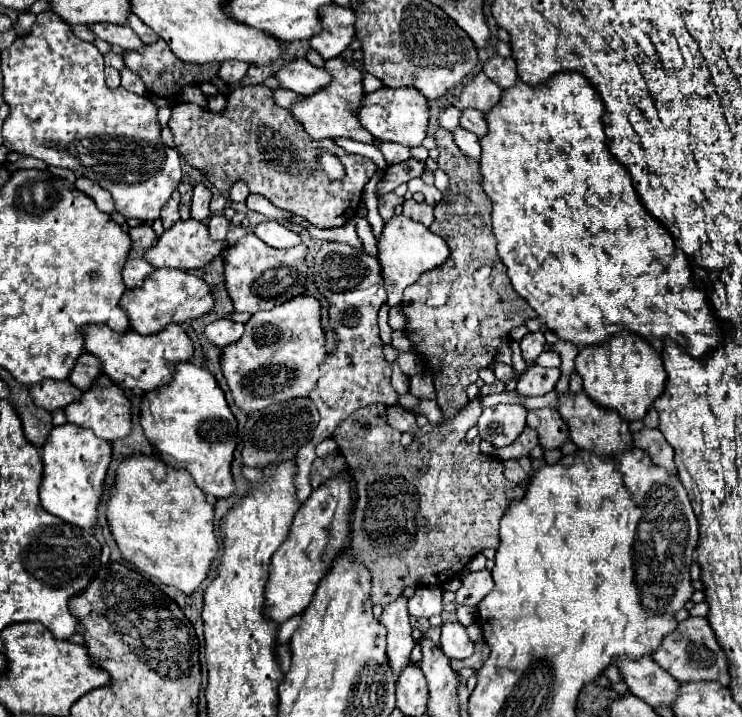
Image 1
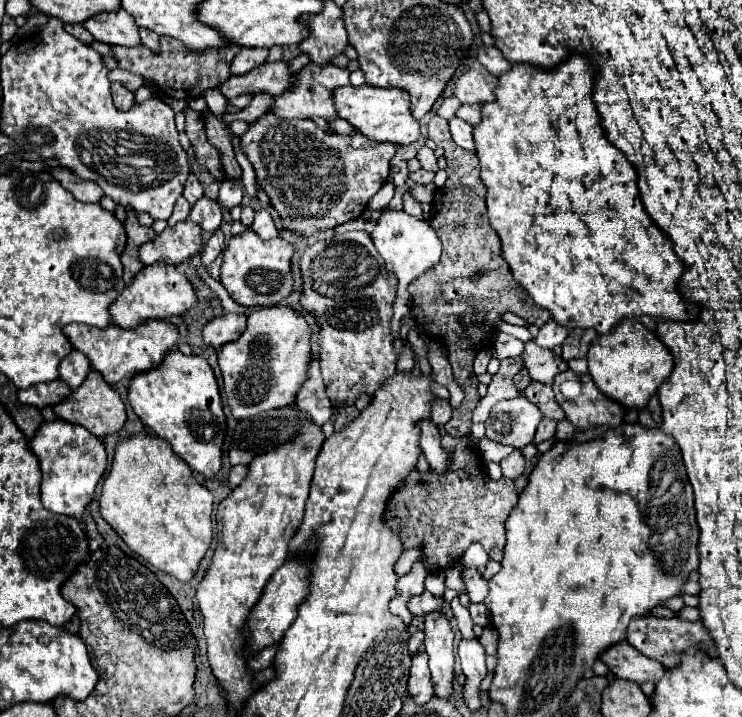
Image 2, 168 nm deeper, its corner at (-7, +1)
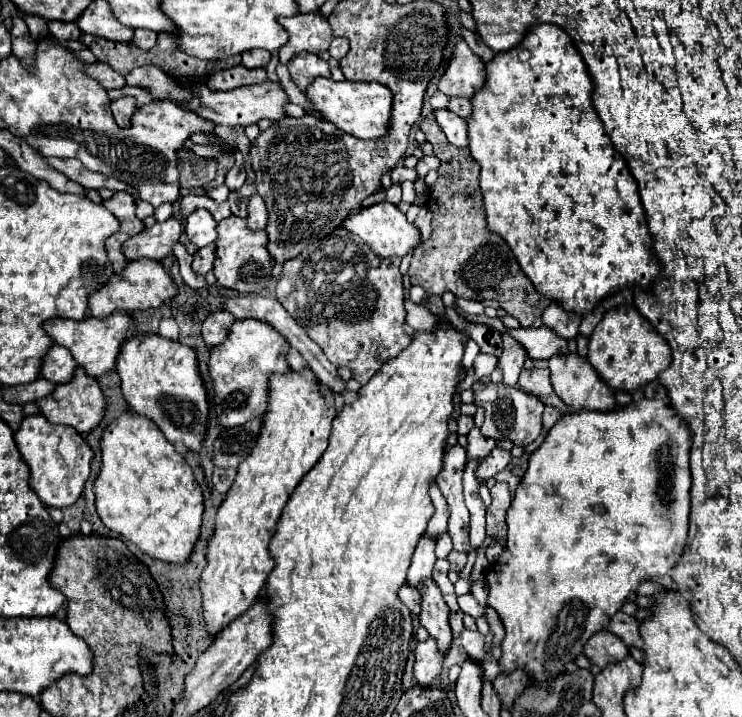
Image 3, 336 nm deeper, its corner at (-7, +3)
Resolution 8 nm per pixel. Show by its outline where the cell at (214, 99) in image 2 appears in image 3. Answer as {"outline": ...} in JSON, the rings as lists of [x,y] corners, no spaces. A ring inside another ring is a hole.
{"outline":[[[141,66],[135,68],[133,72],[129,72],[125,76],[129,86],[139,86],[151,92],[151,96],[155,100],[165,100],[165,98],[173,98],[177,102],[181,100],[189,100],[191,92],[185,90],[183,86],[177,86],[163,70],[155,68],[155,66]]]}

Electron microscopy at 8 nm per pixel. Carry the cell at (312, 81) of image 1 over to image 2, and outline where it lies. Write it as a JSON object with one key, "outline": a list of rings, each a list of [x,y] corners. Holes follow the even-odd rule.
{"outline":[[[267,62],[243,76],[231,76],[227,82],[219,86],[219,92],[229,100],[241,94],[271,94],[279,96],[283,88],[291,82],[291,72],[285,62]]]}

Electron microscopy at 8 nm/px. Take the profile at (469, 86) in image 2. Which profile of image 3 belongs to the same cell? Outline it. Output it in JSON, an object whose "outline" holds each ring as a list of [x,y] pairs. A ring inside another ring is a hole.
{"outline":[[[459,38],[455,54],[439,80],[439,92],[447,96],[467,96],[471,98],[485,82],[485,62],[469,50],[469,46]]]}

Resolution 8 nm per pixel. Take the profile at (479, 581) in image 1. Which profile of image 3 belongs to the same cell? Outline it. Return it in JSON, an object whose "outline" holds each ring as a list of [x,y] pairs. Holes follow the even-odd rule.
{"outline":[[[451,550],[451,554],[447,556],[447,560],[451,562],[451,570],[455,570],[455,572],[461,572],[461,570],[465,568],[465,564],[467,564],[467,554],[461,554],[461,552],[455,552],[455,550]]]}

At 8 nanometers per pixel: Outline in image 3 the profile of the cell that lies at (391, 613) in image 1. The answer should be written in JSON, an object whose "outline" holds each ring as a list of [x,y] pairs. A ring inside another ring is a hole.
{"outline":[[[423,534],[417,548],[415,548],[415,554],[413,554],[413,562],[409,566],[409,574],[407,574],[407,586],[415,588],[419,586],[421,582],[429,580],[431,578],[431,570],[433,570],[433,564],[435,564],[435,542]]]}

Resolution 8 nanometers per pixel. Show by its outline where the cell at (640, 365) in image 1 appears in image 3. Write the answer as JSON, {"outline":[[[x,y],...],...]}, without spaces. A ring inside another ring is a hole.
{"outline":[[[625,304],[609,310],[597,324],[589,338],[587,360],[591,366],[595,366],[597,374],[607,382],[607,386],[621,392],[635,392],[653,382],[659,372],[671,366],[671,348],[635,306]]]}

